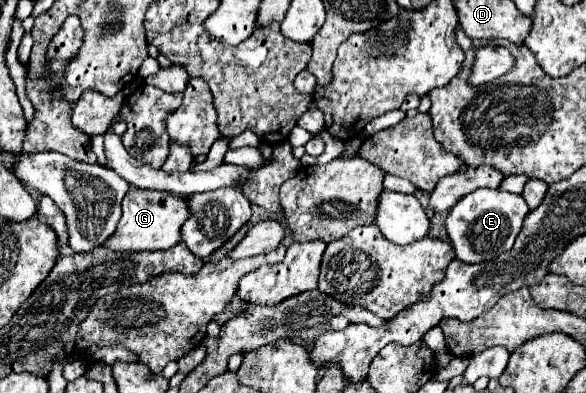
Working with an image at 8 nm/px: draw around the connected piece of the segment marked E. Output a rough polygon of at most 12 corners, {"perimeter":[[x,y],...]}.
{"perimeter":[[477,189],[445,221],[457,259],[509,251],[529,207],[515,193]]}

